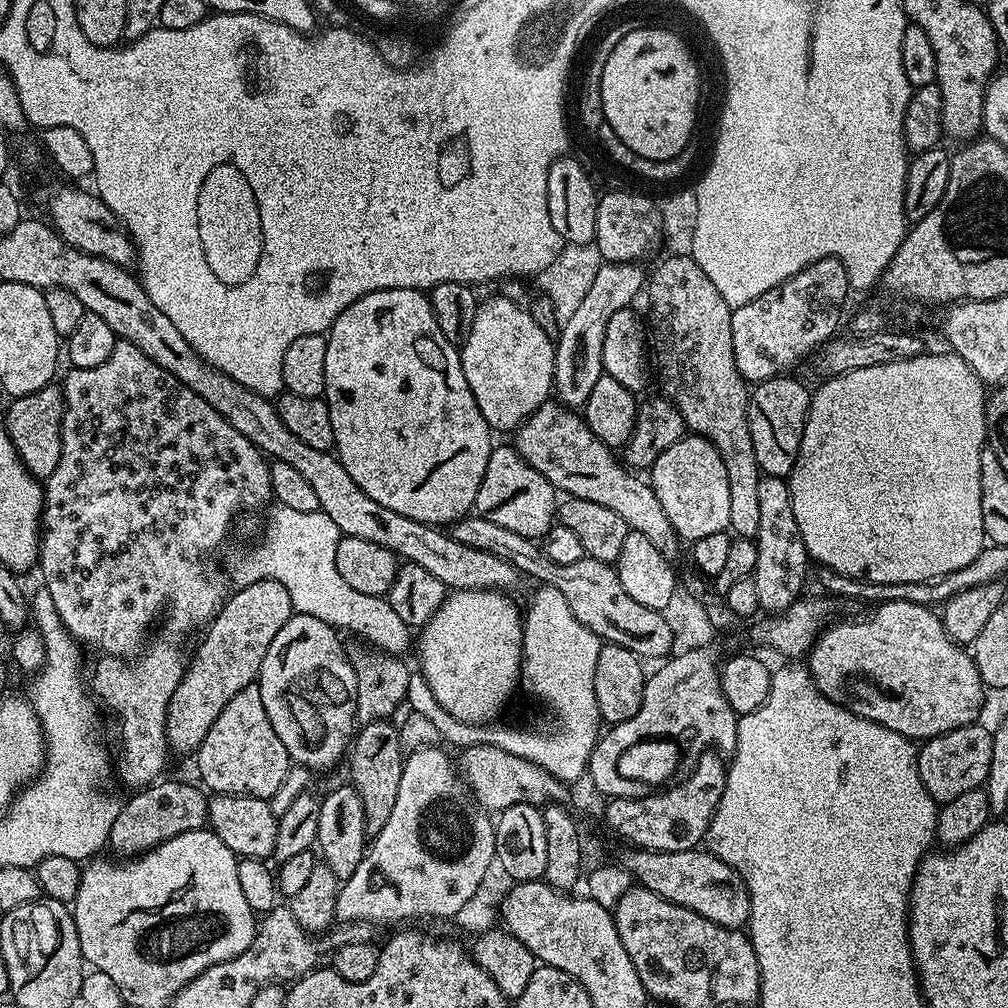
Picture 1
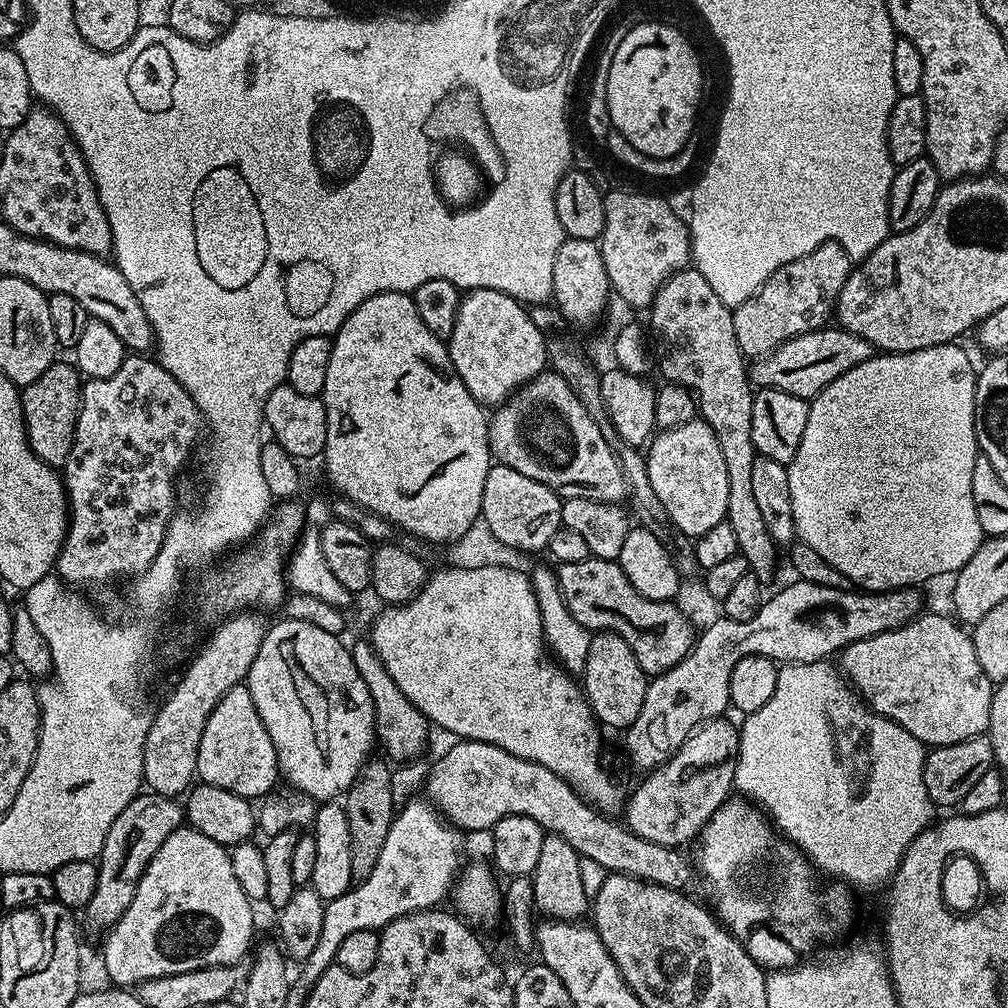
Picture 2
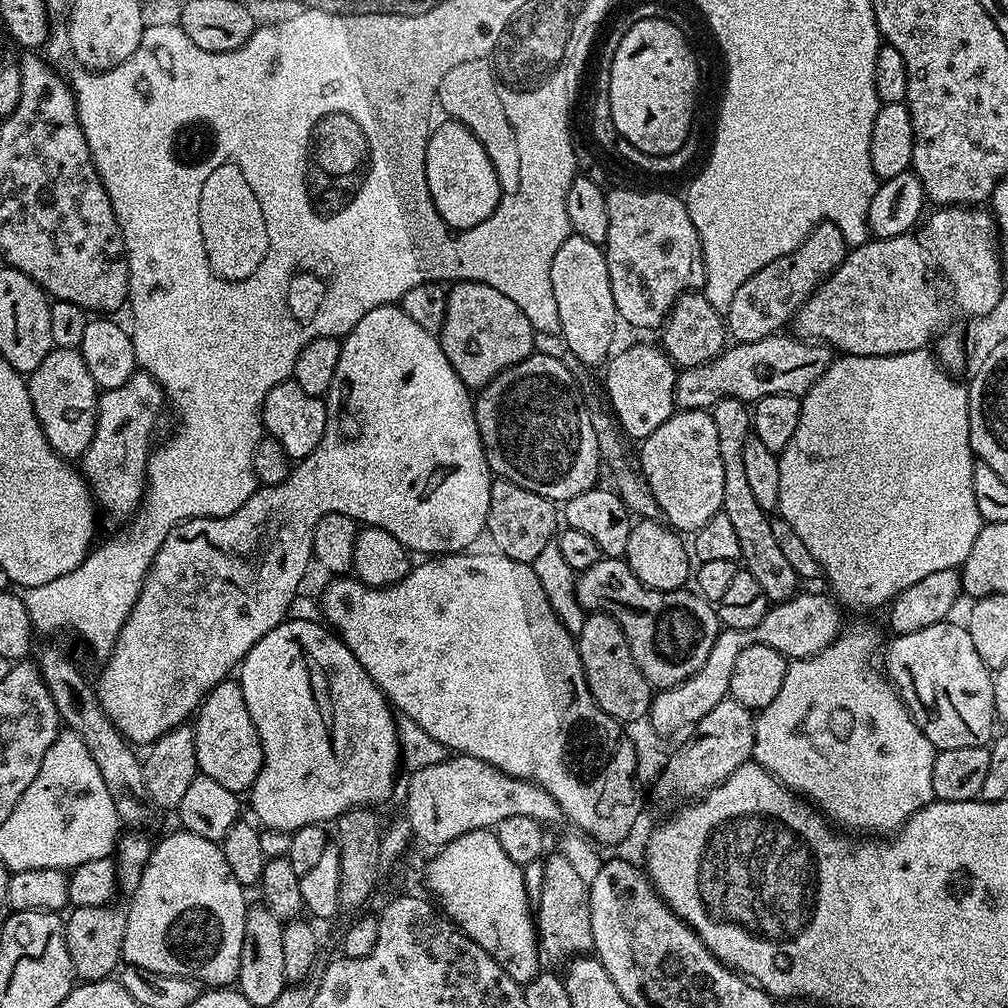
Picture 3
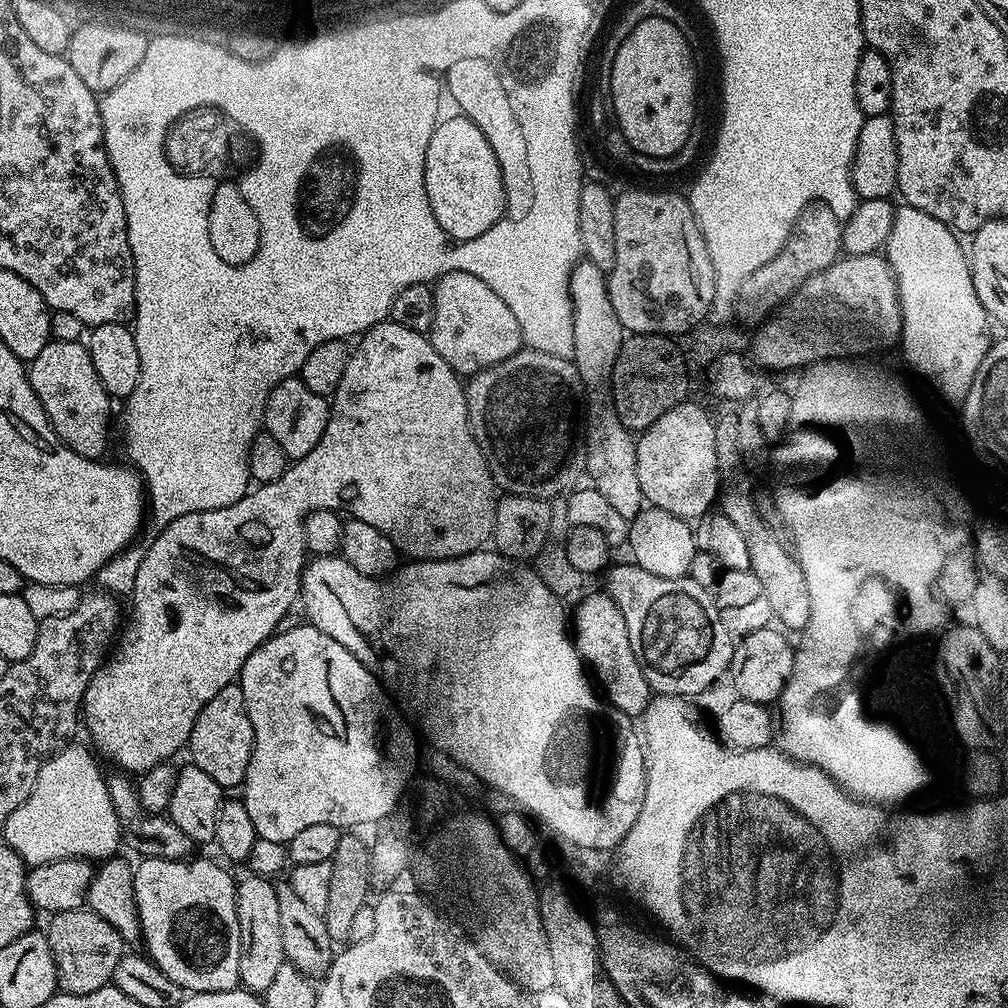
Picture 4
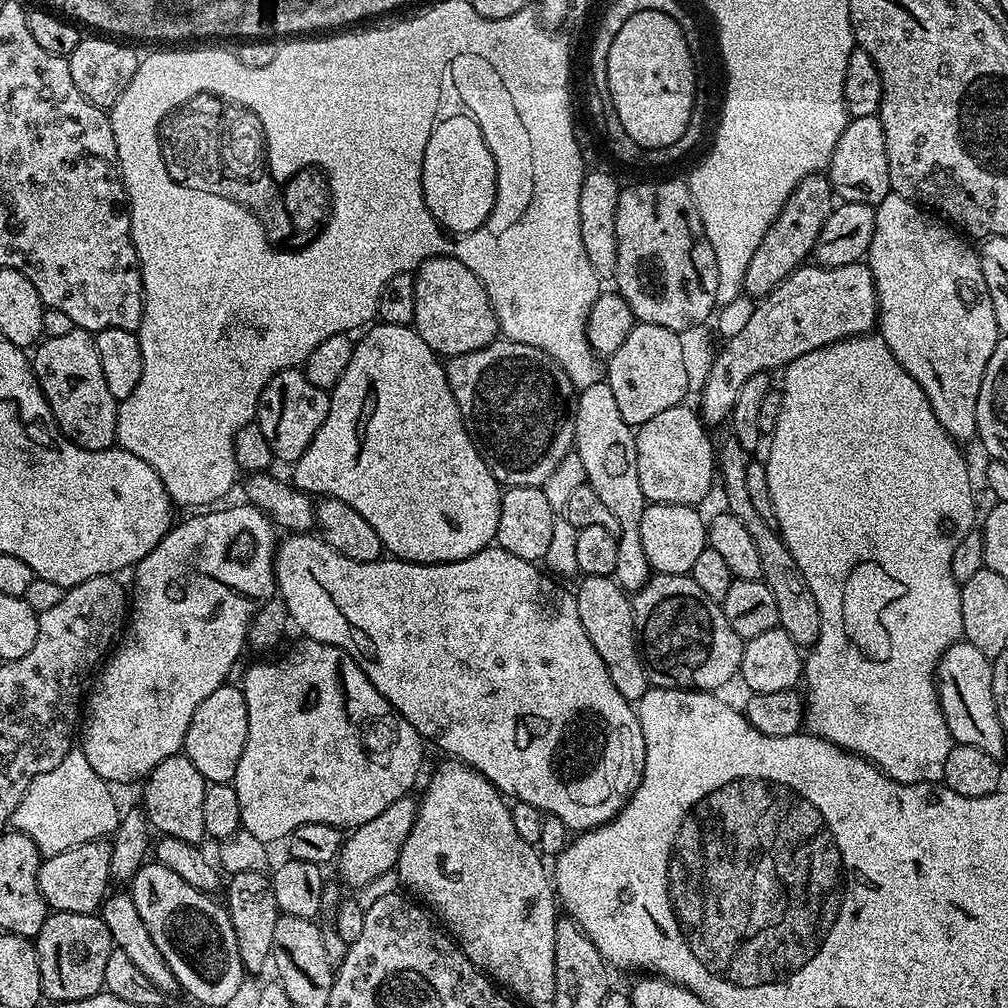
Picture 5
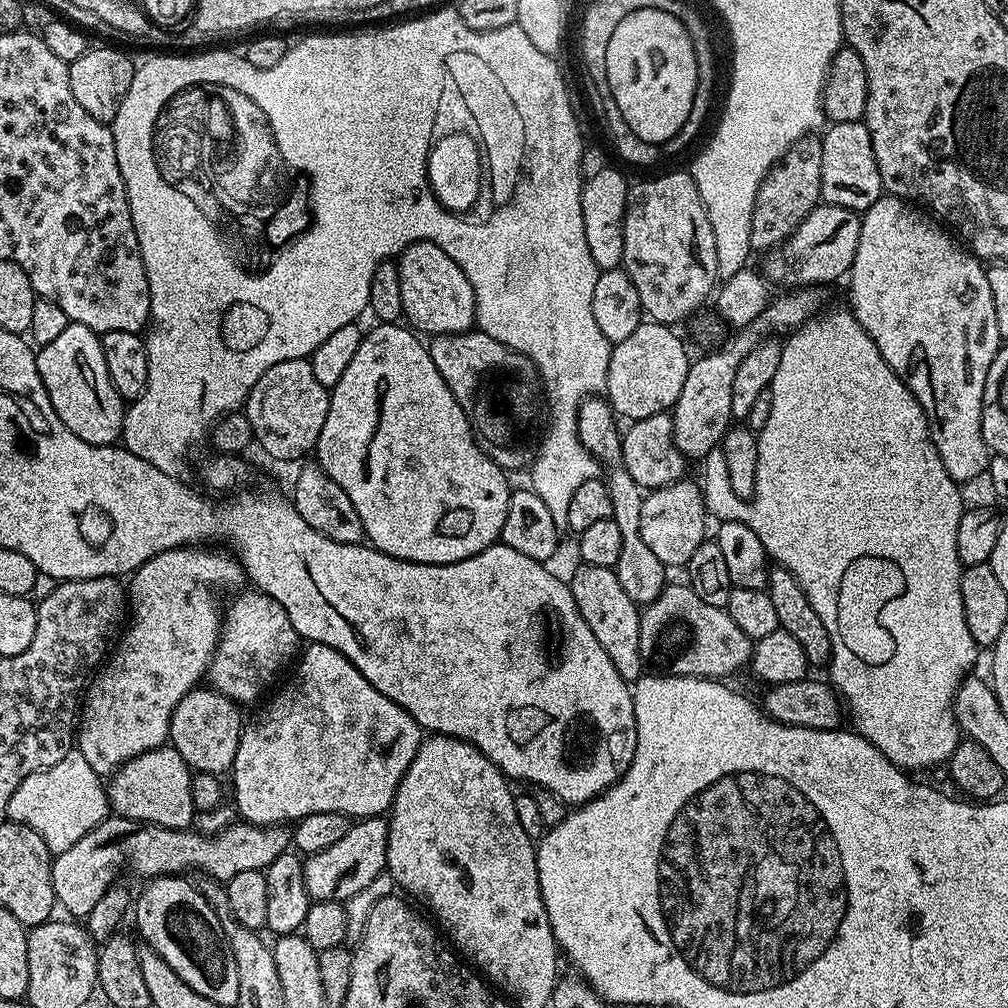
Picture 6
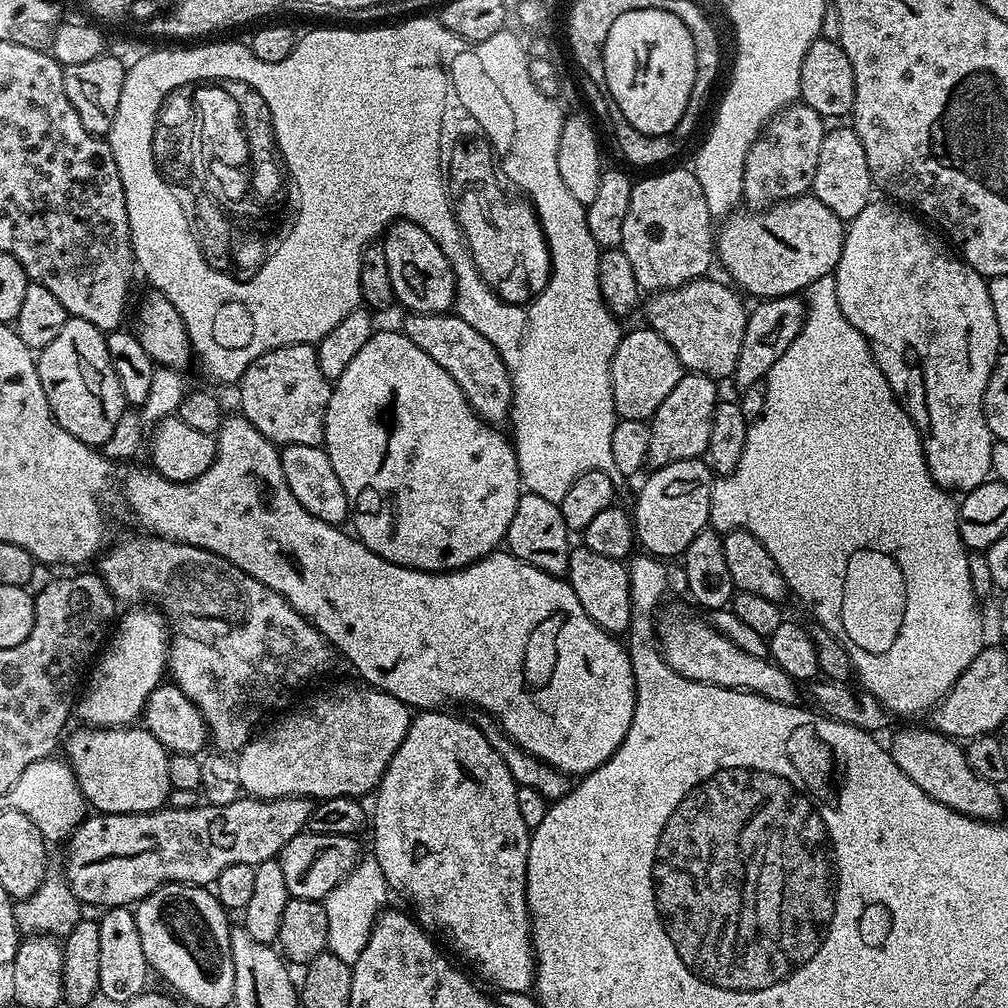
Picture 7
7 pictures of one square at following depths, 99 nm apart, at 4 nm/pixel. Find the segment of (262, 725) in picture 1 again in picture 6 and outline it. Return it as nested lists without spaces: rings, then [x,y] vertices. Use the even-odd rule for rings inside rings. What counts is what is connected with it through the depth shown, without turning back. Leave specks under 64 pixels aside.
[[[211,686],[191,688],[172,711],[168,731],[170,746],[182,754],[193,772],[227,773],[234,762],[234,754],[238,754],[242,731],[239,711],[235,700],[226,698]]]

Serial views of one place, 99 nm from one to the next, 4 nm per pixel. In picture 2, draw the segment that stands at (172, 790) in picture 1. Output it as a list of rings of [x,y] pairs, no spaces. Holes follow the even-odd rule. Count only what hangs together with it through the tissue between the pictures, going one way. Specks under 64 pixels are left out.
[[[144,792],[136,796],[114,820],[106,834],[103,848],[98,857],[98,882],[90,902],[83,909],[82,915],[88,919],[92,928],[107,930],[113,928],[126,914],[130,902],[134,902],[136,884],[142,878],[146,866],[154,854],[161,848],[162,842],[176,832],[184,822],[183,805],[171,796]],[[180,804],[180,805],[179,805]]]

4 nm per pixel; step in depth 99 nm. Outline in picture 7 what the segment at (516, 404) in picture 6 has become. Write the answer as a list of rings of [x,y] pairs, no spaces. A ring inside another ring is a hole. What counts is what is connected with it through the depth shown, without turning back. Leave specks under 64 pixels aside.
[[[414,312],[405,315],[402,331],[414,346],[426,350],[454,382],[466,394],[466,402],[470,402],[472,409],[493,426],[500,426],[509,419],[512,411],[512,379],[494,346],[470,322],[466,322],[461,316],[446,312]]]

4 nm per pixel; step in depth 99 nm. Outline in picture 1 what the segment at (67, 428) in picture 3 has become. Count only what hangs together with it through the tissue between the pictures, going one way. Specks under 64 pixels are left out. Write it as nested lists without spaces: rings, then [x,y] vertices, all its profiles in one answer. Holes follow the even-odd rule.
[[[55,383],[48,384],[34,394],[17,396],[11,401],[8,413],[2,416],[2,423],[8,428],[10,442],[26,470],[37,480],[43,482],[54,470],[62,458],[62,418],[64,417],[64,389]]]

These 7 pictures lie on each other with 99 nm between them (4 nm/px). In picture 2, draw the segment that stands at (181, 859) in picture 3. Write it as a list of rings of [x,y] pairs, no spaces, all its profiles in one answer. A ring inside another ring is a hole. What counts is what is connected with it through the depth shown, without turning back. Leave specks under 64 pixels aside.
[[[181,826],[172,832],[154,854],[136,884],[134,902],[118,918],[113,928],[107,929],[104,940],[104,968],[113,985],[138,986],[150,978],[162,978],[166,974],[182,974],[186,970],[236,966],[253,947],[253,901],[238,886],[234,878],[234,866],[229,849],[223,844],[206,838],[206,834],[191,826]]]

